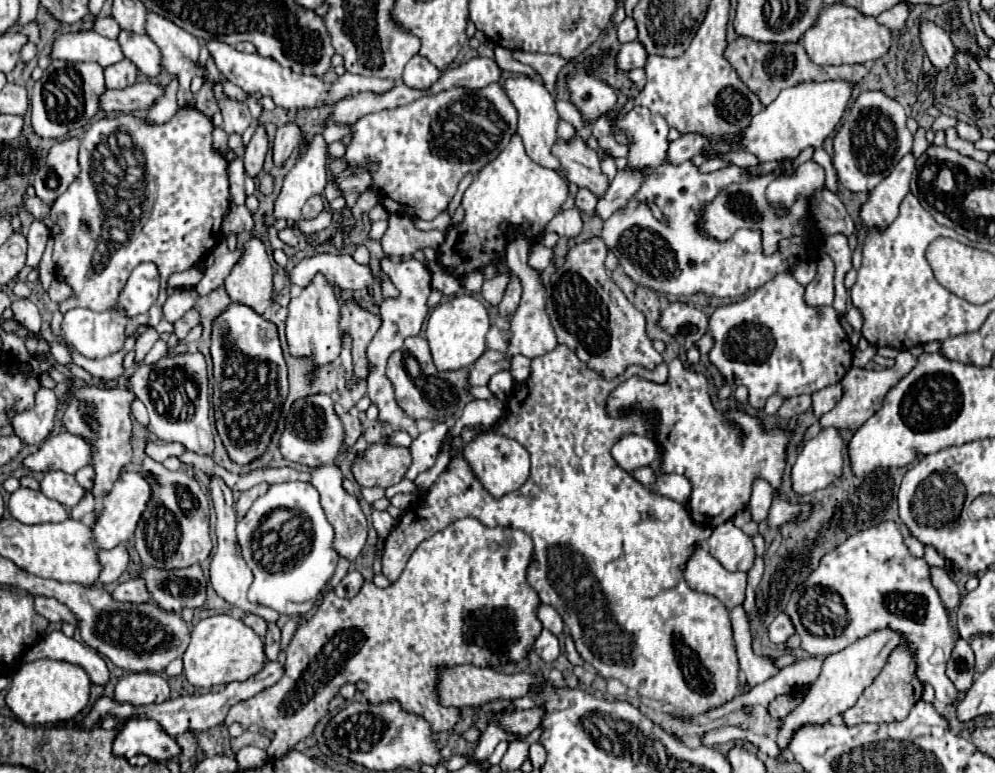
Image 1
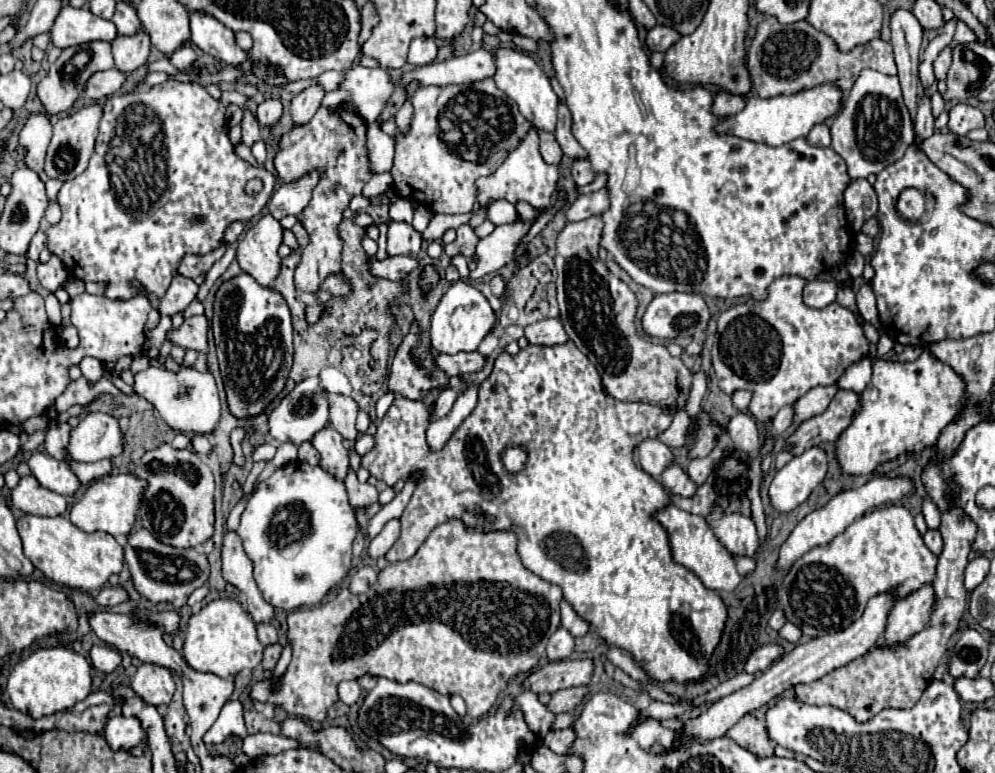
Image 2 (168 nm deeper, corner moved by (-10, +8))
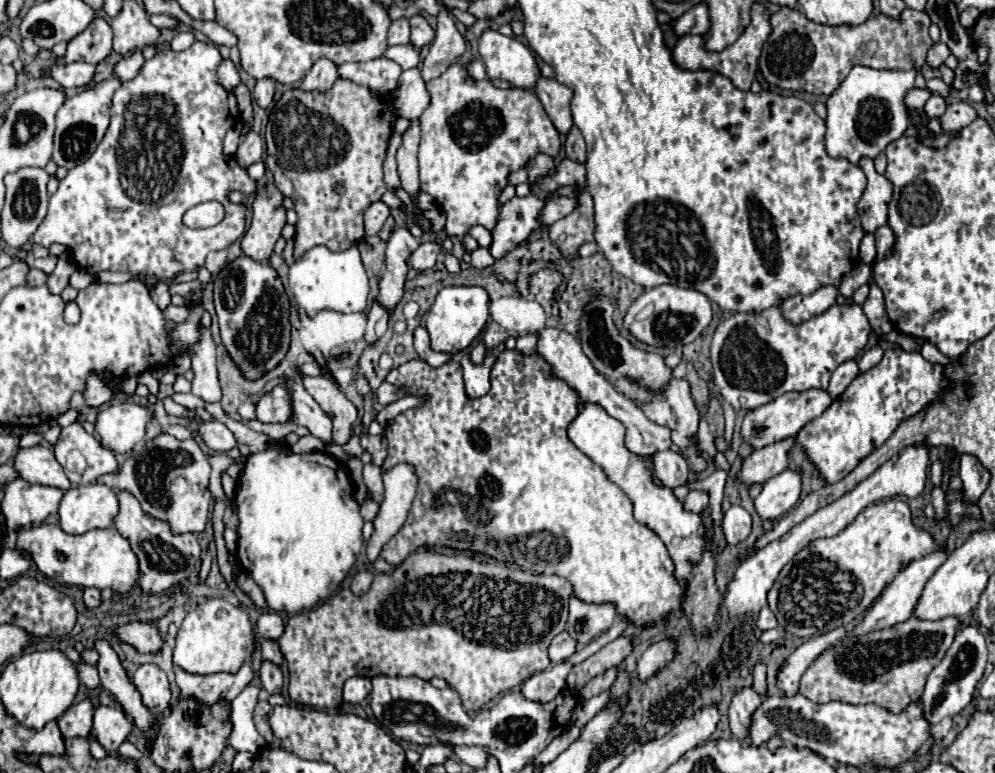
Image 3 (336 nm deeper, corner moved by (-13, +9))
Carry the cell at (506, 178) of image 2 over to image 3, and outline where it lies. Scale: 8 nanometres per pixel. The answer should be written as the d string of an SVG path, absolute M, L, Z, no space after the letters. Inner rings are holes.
M538 154L536 158L532 158L528 164L526 164L526 170L528 170L528 178L530 182L536 182L540 176L546 176L554 170L554 160L550 156L544 156L544 154Z

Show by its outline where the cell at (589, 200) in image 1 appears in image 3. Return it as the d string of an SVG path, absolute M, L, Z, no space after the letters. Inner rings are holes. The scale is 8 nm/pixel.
M572 126L570 132L566 134L564 150L566 150L568 158L572 158L576 162L586 162L586 144L584 144L584 138L576 126Z

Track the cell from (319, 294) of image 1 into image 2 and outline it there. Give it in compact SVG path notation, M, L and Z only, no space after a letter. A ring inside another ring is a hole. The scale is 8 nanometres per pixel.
M321 107L307 125L295 127L291 133L281 137L281 151L275 157L277 175L285 183L309 173L311 169L323 169L323 179L315 187L309 205L297 217L311 235L311 243L303 249L303 259L295 269L297 291L315 295L315 303L305 307L305 319L311 325L325 315L325 303L319 297L321 281L325 281L329 273L341 271L341 239L337 225L343 219L343 209L349 205L349 199L359 195L363 185L371 179L365 155L365 133L367 125L357 113L351 113L343 107L337 107L335 111Z

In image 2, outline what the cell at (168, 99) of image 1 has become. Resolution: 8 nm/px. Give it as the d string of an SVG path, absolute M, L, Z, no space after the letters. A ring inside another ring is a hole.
M183 45L181 49L177 49L173 55L171 55L171 63L181 69L181 71L189 71L195 63L195 53L189 45Z

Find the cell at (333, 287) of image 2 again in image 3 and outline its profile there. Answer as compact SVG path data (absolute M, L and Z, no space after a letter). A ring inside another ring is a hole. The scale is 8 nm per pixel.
M352 244L352 248L344 252L332 252L328 248L312 246L300 260L296 260L290 266L288 272L290 290L294 294L294 302L298 308L302 308L310 318L314 318L322 310L336 310L342 314L350 312L364 312L366 300L368 300L368 276L362 266L358 244Z

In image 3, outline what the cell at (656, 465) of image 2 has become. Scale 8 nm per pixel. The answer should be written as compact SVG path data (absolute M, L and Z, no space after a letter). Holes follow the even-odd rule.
M664 450L654 454L654 468L658 480L668 488L686 486L688 482L688 462L680 452Z

